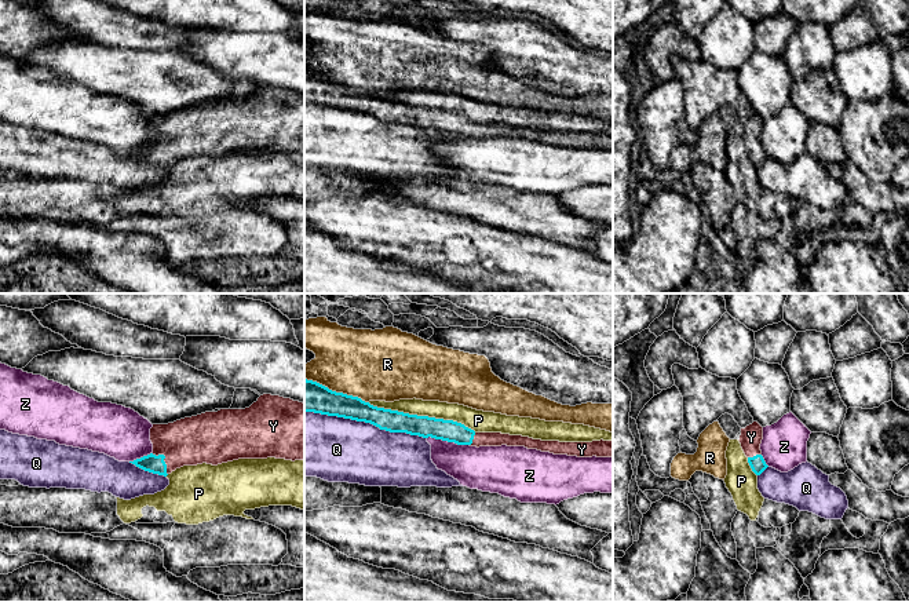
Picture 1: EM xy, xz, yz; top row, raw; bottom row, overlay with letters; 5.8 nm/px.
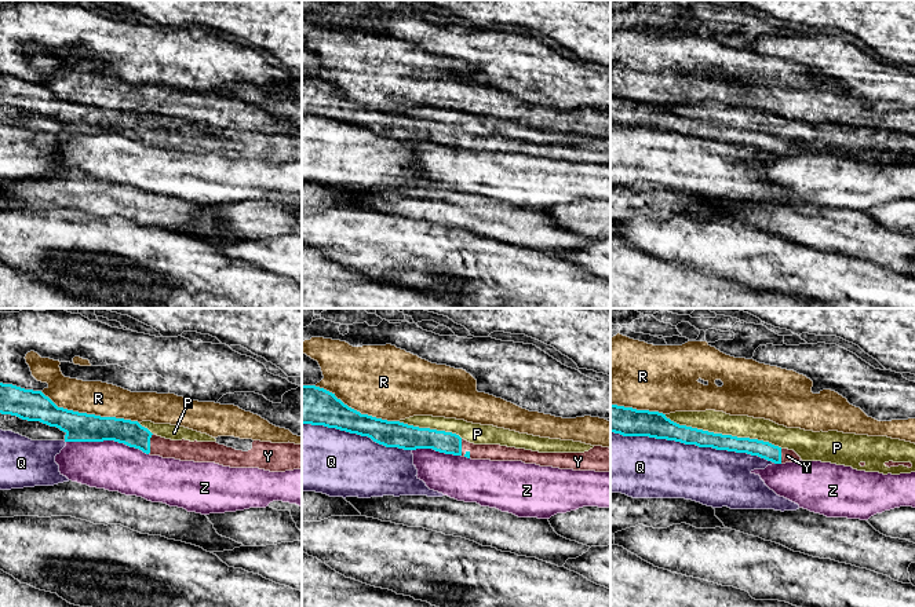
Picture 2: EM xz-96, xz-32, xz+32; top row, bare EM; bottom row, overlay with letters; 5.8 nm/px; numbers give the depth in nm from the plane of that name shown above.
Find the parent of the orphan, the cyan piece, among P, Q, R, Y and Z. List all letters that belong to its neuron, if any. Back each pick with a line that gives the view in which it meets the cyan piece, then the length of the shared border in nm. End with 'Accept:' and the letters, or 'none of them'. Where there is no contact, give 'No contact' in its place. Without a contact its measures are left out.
Y: Touches cyan in xy. Shared border 160 nm
Accept: Y

